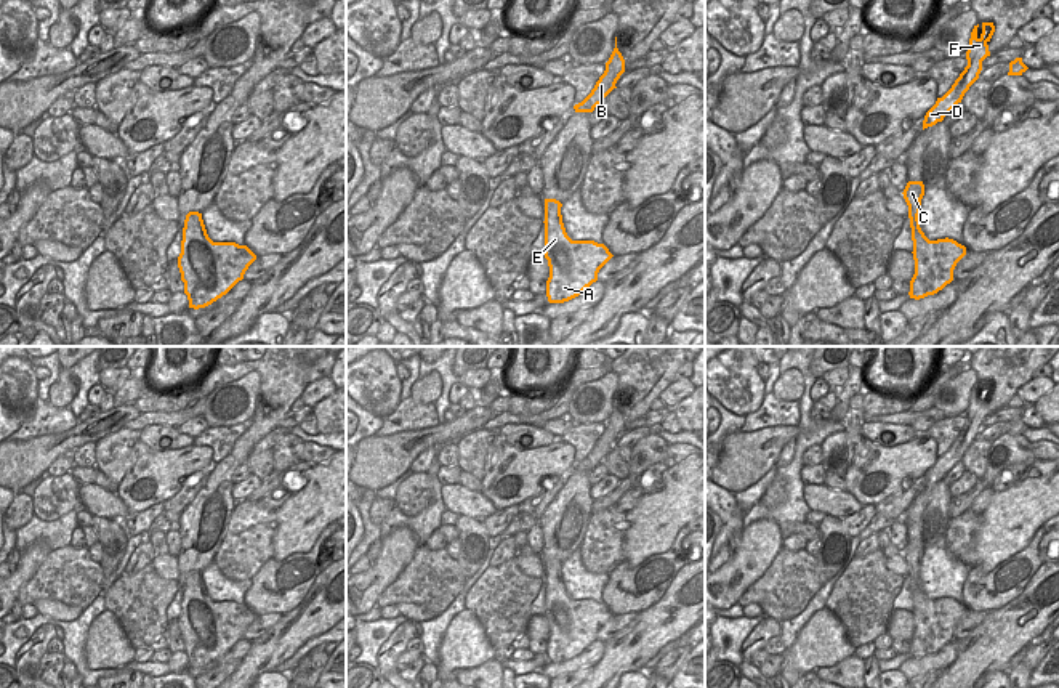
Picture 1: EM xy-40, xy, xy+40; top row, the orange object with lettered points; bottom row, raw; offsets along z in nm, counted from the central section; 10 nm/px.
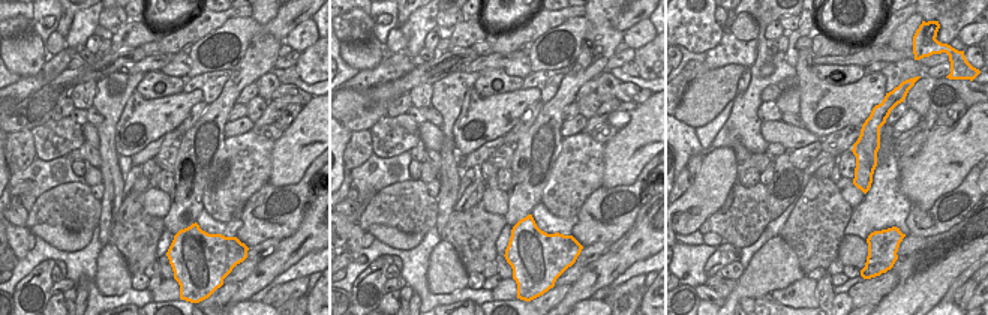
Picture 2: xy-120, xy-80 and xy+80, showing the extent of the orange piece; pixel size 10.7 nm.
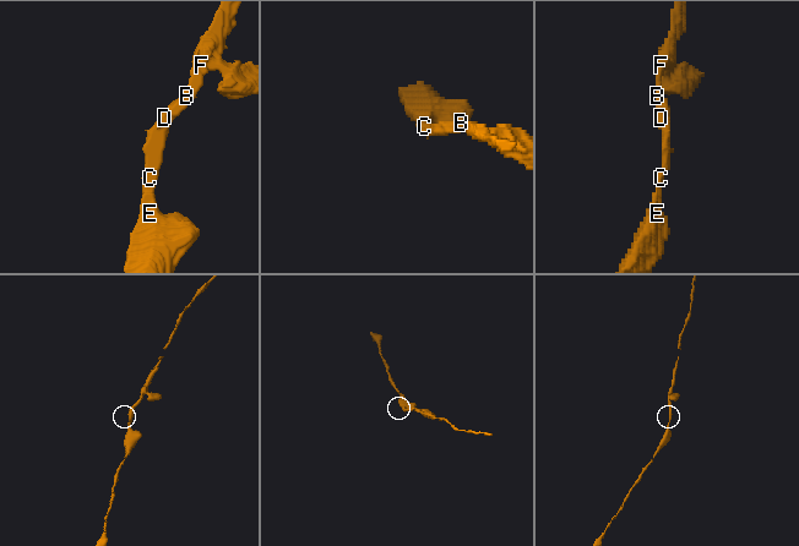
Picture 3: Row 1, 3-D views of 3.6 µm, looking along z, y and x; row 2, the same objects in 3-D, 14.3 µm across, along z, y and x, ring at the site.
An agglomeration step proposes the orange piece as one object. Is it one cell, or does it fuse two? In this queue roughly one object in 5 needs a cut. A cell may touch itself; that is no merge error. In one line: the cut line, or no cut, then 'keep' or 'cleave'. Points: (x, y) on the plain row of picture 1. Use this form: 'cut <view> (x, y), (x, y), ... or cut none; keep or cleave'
cut none; keep

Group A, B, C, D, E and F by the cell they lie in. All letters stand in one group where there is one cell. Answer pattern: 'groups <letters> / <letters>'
groups A B C D E F

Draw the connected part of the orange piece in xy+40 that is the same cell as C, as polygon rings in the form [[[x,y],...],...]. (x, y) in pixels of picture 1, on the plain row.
[[[908,540],[904,548],[913,600],[915,633],[910,640],[910,658],[934,654],[953,640],[956,622],[966,614],[966,606],[953,598],[929,600],[920,587],[920,566],[924,555],[923,540]]]

